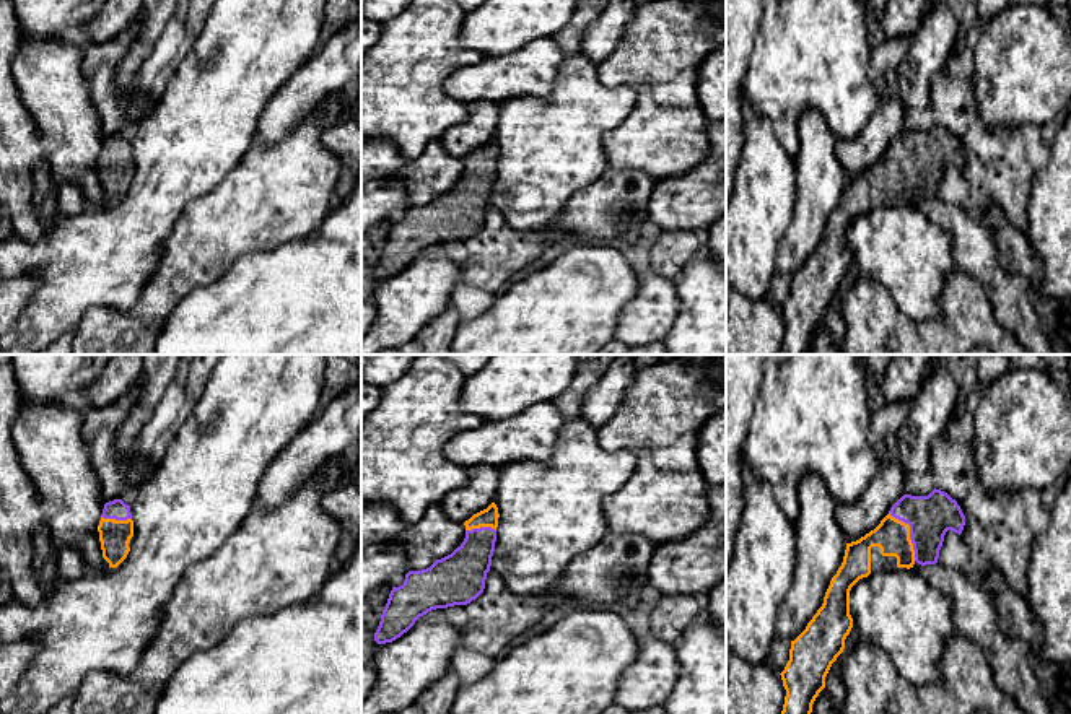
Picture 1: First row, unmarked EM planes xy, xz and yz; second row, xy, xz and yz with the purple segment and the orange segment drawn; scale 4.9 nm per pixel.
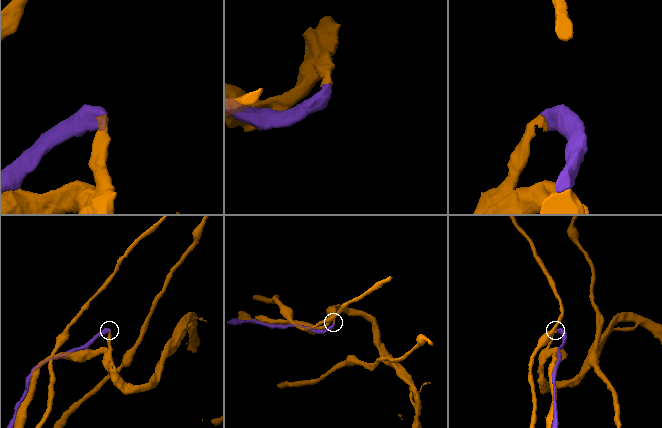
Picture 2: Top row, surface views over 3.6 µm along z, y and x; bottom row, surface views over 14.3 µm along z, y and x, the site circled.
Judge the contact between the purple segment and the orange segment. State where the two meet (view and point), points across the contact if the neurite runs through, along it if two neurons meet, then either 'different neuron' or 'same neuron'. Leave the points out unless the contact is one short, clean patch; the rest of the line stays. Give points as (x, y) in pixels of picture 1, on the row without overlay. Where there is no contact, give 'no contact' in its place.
yz (910, 169) | same neuron

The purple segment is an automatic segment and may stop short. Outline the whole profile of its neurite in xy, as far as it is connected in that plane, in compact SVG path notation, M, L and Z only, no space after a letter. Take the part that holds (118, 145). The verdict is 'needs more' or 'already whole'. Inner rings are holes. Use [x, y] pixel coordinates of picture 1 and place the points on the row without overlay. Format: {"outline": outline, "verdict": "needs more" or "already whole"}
{"outline": "M122 135L106 138L98 168L103 185L103 200L106 207L111 207L127 194L133 179L133 156L130 141Z", "verdict": "needs more"}

